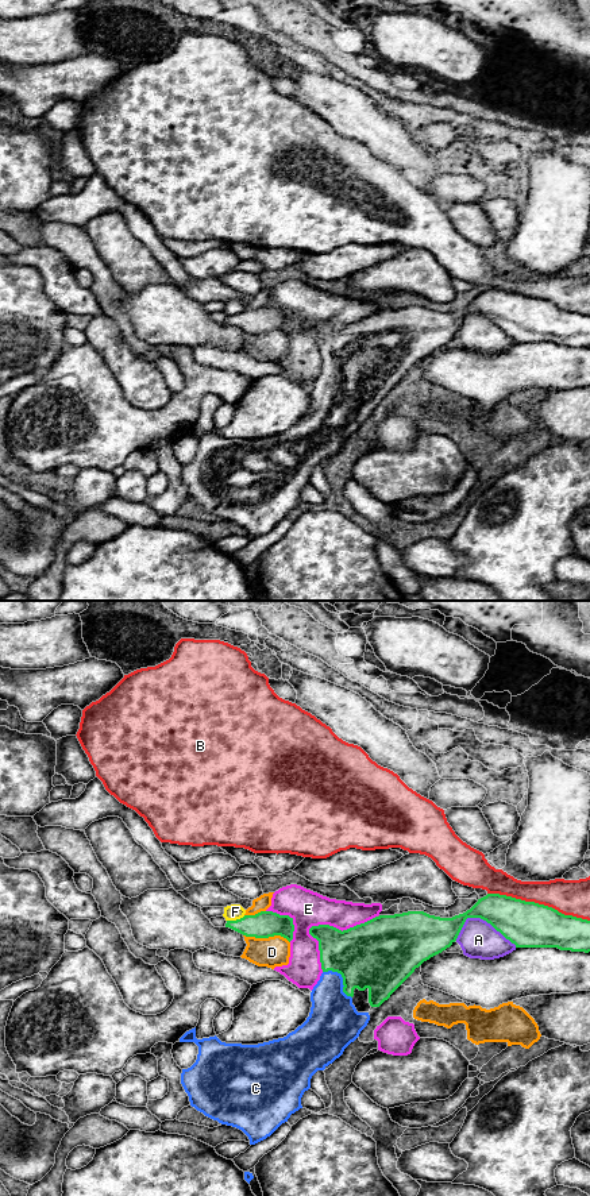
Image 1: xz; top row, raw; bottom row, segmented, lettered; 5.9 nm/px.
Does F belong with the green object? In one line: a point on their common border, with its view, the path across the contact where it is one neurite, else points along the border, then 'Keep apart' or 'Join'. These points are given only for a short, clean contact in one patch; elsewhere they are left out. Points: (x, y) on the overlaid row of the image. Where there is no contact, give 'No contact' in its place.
Touches green at xz (236, 919). Boundary: xz (245, 915), (227, 921). Keep apart

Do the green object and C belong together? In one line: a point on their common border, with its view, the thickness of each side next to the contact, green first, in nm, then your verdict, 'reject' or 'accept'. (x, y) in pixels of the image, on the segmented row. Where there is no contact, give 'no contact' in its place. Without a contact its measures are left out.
xz (343, 979) | 420/300 nm | accept

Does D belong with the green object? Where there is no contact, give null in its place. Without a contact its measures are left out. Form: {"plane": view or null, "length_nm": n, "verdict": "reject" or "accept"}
{"plane": "xz", "length_nm": 280, "verdict": "reject"}

